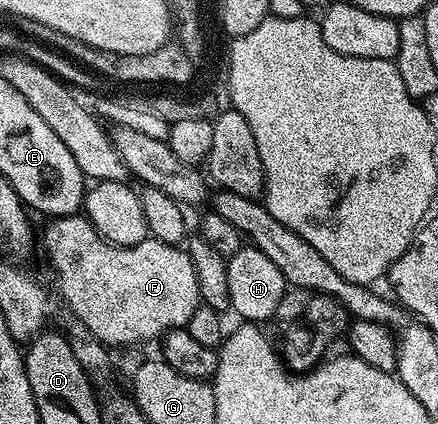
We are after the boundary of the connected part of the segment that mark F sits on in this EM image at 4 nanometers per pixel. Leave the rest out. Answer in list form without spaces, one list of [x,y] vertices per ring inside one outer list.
[[[79,213],[68,214],[64,218],[52,218],[49,226],[44,230],[44,250],[48,253],[48,262],[52,265],[52,270],[56,273],[56,282],[60,285],[60,294],[64,297],[66,305],[72,309],[72,314],[77,318],[79,325],[83,329],[89,330],[98,341],[104,343],[109,348],[115,346],[136,346],[139,342],[148,342],[151,338],[159,339],[168,333],[169,330],[178,330],[187,327],[190,316],[202,304],[200,293],[198,292],[198,276],[194,276],[194,264],[190,260],[187,249],[183,245],[171,246],[162,240],[151,236],[139,242],[136,246],[116,246],[113,242],[108,242],[105,238],[100,237],[100,233],[92,227],[87,217]]]

